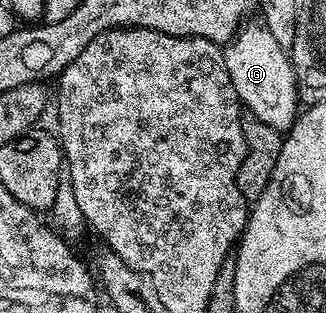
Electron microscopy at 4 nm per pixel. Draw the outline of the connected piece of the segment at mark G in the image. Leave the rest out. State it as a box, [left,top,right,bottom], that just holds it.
[225,21,300,132]

